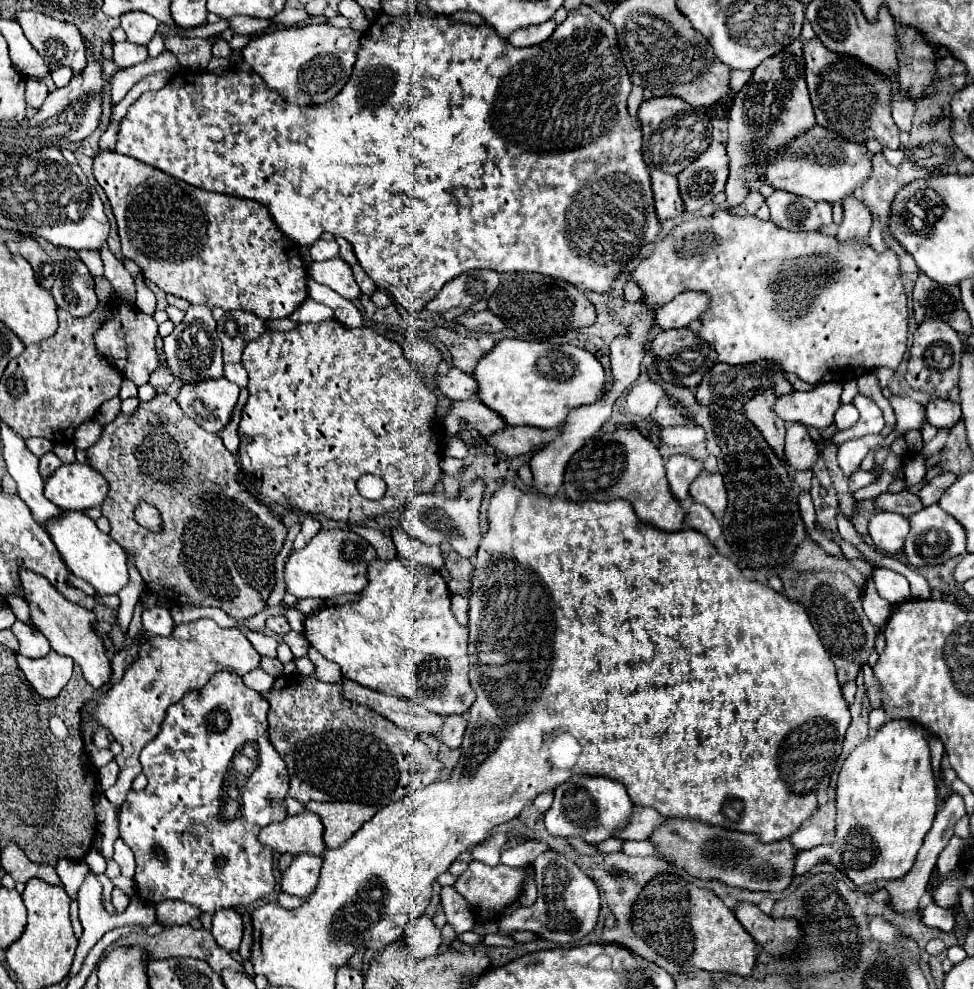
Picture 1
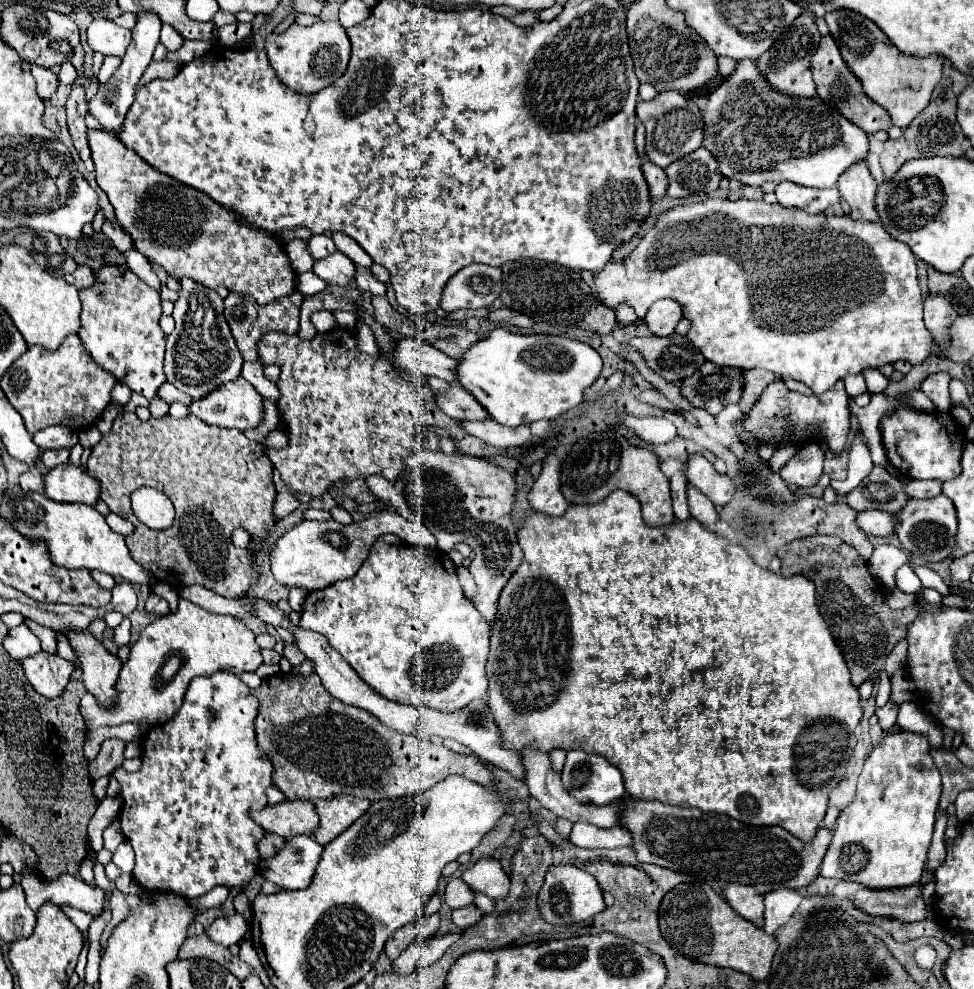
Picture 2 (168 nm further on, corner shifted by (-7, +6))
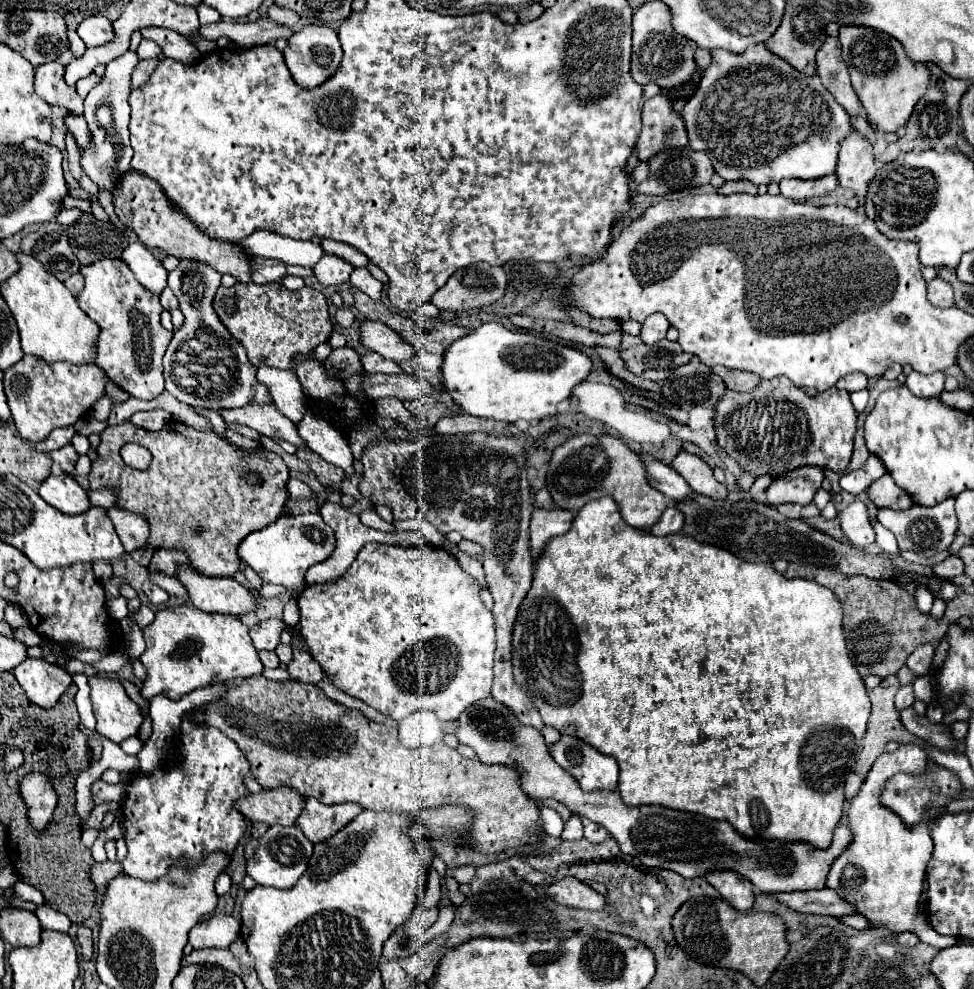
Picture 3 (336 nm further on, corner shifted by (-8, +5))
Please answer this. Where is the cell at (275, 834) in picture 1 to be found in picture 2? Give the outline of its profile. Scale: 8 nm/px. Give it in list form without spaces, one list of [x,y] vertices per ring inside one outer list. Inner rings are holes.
[[[283,800],[263,810],[251,812],[251,818],[265,830],[275,832],[283,838],[297,834],[313,834],[319,824],[313,802],[307,800]]]

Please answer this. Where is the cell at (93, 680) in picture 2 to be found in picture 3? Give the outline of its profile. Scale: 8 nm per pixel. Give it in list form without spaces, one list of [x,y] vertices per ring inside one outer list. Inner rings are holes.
[[[88,677],[90,699],[96,715],[96,731],[106,739],[120,743],[130,735],[136,735],[142,725],[140,707],[126,695],[124,687],[116,679]]]

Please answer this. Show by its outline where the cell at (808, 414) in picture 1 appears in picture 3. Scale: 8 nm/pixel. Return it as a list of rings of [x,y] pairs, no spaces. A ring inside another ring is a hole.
[[[774,377],[748,393],[728,389],[716,405],[718,443],[754,477],[766,473],[780,477],[802,465],[818,465],[842,473],[852,457],[854,433],[856,411],[850,395],[836,387],[808,397],[790,379]]]

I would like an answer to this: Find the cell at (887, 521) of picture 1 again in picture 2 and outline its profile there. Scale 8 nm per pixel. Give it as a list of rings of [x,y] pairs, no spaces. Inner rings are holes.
[[[879,510],[857,512],[855,522],[857,522],[857,526],[867,536],[889,536],[895,530],[895,518],[893,518],[893,514],[879,512]]]

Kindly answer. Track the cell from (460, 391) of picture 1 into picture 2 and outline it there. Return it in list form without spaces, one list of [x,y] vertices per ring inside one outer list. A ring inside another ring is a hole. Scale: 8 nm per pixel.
[[[401,338],[393,350],[393,358],[399,368],[413,376],[437,376],[449,384],[455,382],[457,360],[451,360],[447,354],[419,338]]]

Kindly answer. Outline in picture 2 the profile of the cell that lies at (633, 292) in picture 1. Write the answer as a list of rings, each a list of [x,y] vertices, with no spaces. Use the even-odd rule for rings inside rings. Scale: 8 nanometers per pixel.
[[[619,306],[615,310],[615,314],[617,314],[617,326],[619,328],[627,328],[627,326],[633,326],[637,322],[637,316],[629,306]]]

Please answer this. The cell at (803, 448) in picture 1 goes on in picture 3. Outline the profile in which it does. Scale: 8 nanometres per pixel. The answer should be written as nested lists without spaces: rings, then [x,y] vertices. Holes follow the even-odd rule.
[[[798,467],[788,471],[784,477],[772,481],[766,489],[768,503],[800,503],[808,505],[816,491],[822,487],[824,469],[822,467]]]

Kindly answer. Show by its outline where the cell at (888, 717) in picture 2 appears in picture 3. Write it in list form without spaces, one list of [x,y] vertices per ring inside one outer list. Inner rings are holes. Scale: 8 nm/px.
[[[910,685],[900,687],[898,693],[896,693],[896,699],[894,699],[894,707],[896,707],[896,711],[900,711],[902,707],[908,709],[912,703],[914,703],[914,691],[912,691],[912,687],[910,687]]]

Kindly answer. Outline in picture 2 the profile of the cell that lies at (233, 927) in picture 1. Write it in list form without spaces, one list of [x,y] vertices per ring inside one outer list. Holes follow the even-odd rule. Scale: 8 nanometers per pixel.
[[[233,914],[233,916],[227,916],[227,918],[217,918],[215,924],[211,924],[207,928],[207,936],[221,944],[221,946],[231,946],[231,944],[239,944],[243,940],[247,932],[247,922],[241,914]]]

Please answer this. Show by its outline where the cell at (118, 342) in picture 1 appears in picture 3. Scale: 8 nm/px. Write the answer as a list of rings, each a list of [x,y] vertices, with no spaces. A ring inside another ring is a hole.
[[[102,259],[80,267],[86,279],[76,301],[80,309],[96,321],[100,335],[96,341],[94,363],[126,393],[136,399],[154,399],[164,391],[162,357],[172,339],[172,333],[160,325],[164,307],[156,293],[148,293],[122,259]]]

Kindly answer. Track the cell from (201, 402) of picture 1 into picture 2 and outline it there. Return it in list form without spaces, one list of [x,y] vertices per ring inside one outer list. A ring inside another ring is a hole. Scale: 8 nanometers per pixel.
[[[233,380],[189,406],[191,414],[213,426],[247,430],[263,422],[263,398],[247,380]]]

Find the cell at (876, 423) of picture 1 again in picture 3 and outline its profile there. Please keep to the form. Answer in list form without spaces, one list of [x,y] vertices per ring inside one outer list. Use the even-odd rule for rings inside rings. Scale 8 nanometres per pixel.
[[[852,373],[848,377],[842,377],[836,387],[838,389],[846,389],[848,393],[852,391],[860,391],[860,389],[866,389],[866,383],[868,383],[868,377],[864,373]]]

